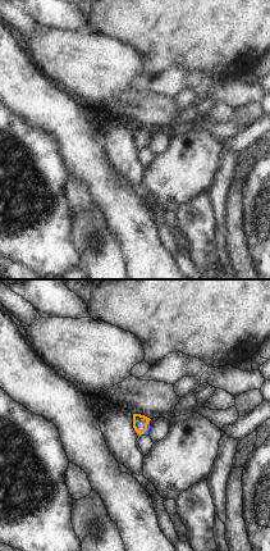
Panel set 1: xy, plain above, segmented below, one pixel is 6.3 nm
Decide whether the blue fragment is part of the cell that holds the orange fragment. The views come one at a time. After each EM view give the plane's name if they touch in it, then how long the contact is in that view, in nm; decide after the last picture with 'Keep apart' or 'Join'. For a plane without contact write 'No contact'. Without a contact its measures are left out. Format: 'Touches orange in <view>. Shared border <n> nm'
Touches orange in xy. Shared border 100 nm

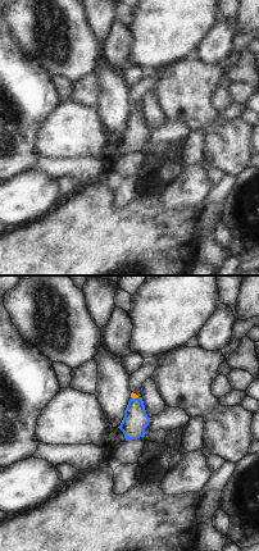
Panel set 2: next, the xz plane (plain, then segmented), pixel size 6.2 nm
Touches orange in xz. Shared border 50 nm

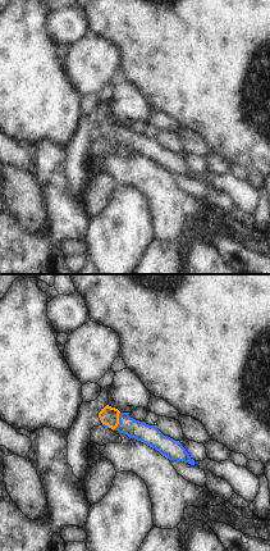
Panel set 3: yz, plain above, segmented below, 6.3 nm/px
Touches orange in yz. Shared border 110 nm

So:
Join

